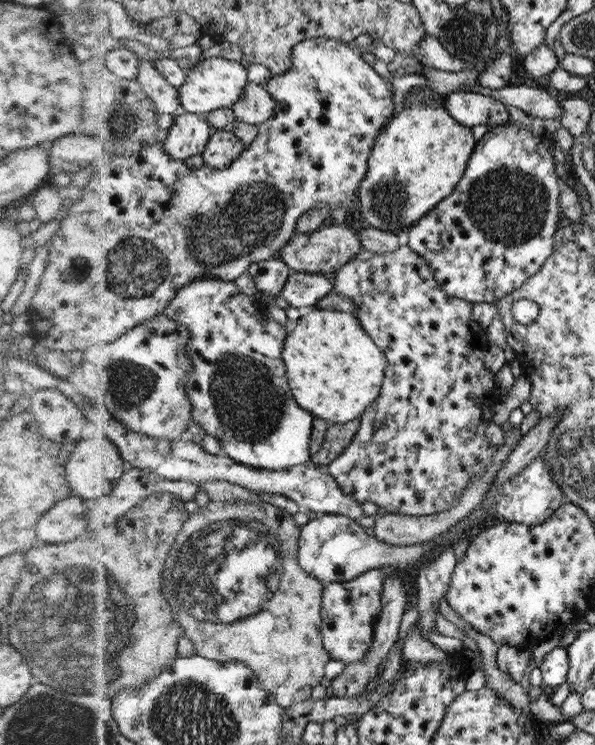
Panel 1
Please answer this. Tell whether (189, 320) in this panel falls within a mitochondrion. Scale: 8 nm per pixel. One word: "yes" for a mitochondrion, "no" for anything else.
no

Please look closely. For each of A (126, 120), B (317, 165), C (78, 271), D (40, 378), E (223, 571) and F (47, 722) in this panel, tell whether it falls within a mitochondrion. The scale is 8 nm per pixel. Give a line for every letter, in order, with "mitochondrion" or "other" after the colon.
A: mitochondrion
B: other
C: mitochondrion
D: other
E: mitochondrion
F: mitochondrion

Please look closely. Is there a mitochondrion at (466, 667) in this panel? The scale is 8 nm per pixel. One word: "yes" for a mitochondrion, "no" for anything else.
no

